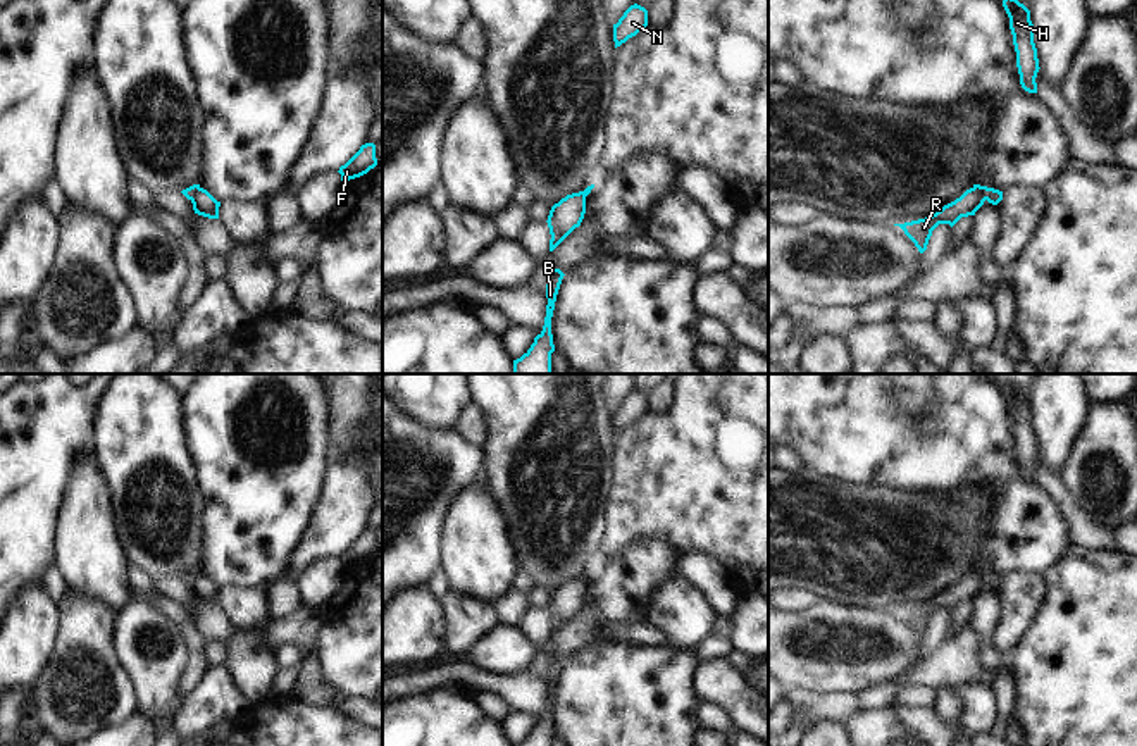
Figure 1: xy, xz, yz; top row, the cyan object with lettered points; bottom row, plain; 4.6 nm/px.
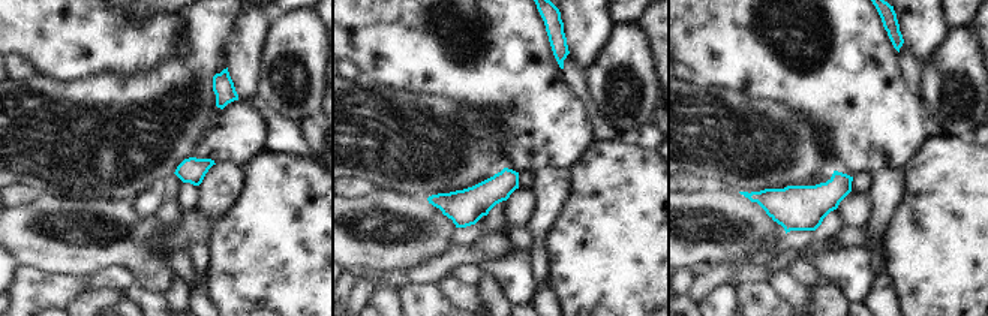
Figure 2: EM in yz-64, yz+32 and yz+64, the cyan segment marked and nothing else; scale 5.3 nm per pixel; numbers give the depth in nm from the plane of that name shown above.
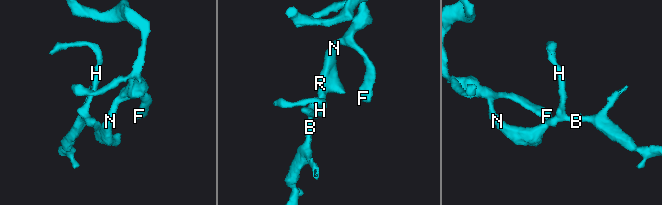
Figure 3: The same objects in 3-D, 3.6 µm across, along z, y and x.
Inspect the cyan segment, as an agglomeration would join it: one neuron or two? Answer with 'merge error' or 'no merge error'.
merge error

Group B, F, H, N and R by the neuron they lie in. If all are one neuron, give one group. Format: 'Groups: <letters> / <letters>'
Groups: B H / F N R

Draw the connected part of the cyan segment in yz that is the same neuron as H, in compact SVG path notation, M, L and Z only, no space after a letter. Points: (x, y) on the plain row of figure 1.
M1011 382L1003 386L1003 393L1010 403L1020 470L1025 477L1037 479L1035 463L1041 453L1034 429L1034 410L1030 407L1030 396Z

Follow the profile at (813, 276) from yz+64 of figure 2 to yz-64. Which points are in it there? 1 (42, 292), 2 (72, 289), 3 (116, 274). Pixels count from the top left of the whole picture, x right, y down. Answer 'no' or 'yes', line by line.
1: yes
2: yes
3: yes

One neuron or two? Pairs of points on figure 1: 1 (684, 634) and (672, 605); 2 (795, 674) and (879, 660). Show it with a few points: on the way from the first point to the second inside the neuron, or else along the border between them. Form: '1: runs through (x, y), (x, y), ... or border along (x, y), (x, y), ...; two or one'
1: runs through (684, 627), (684, 619), (679, 612); one
2: runs through (815, 660), (858, 660); one

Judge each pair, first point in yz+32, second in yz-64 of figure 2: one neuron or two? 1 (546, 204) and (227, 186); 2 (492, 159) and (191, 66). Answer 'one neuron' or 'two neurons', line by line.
1: one neuron
2: one neuron

